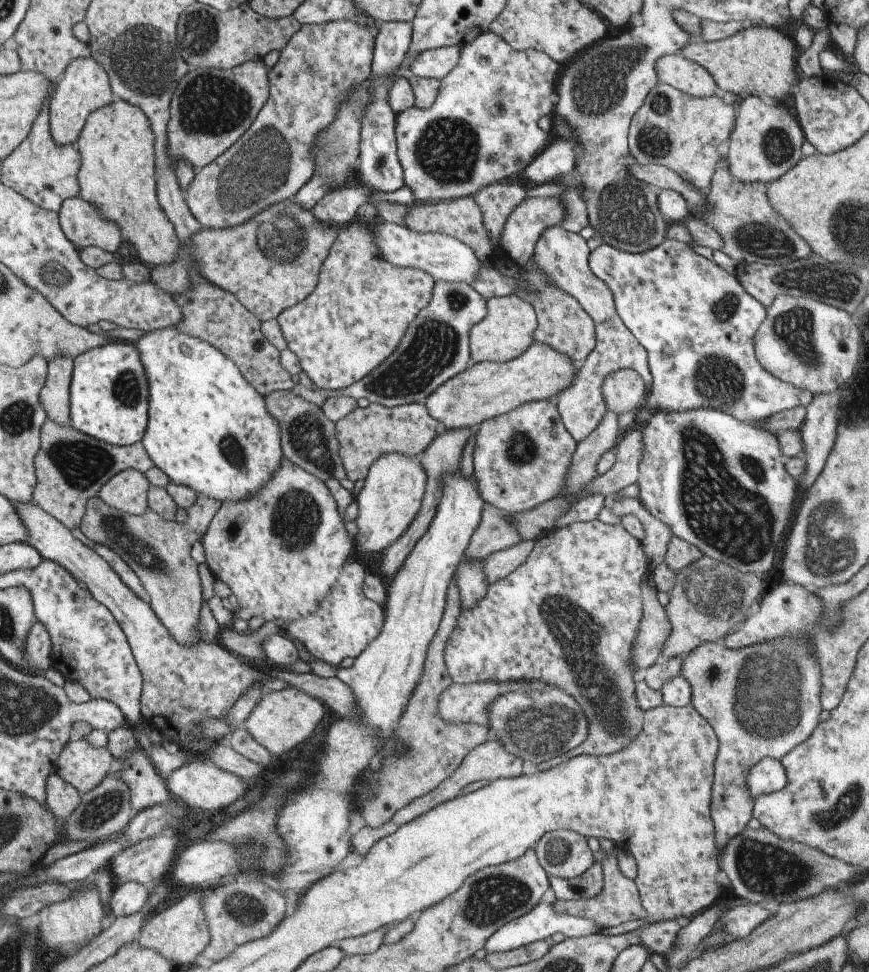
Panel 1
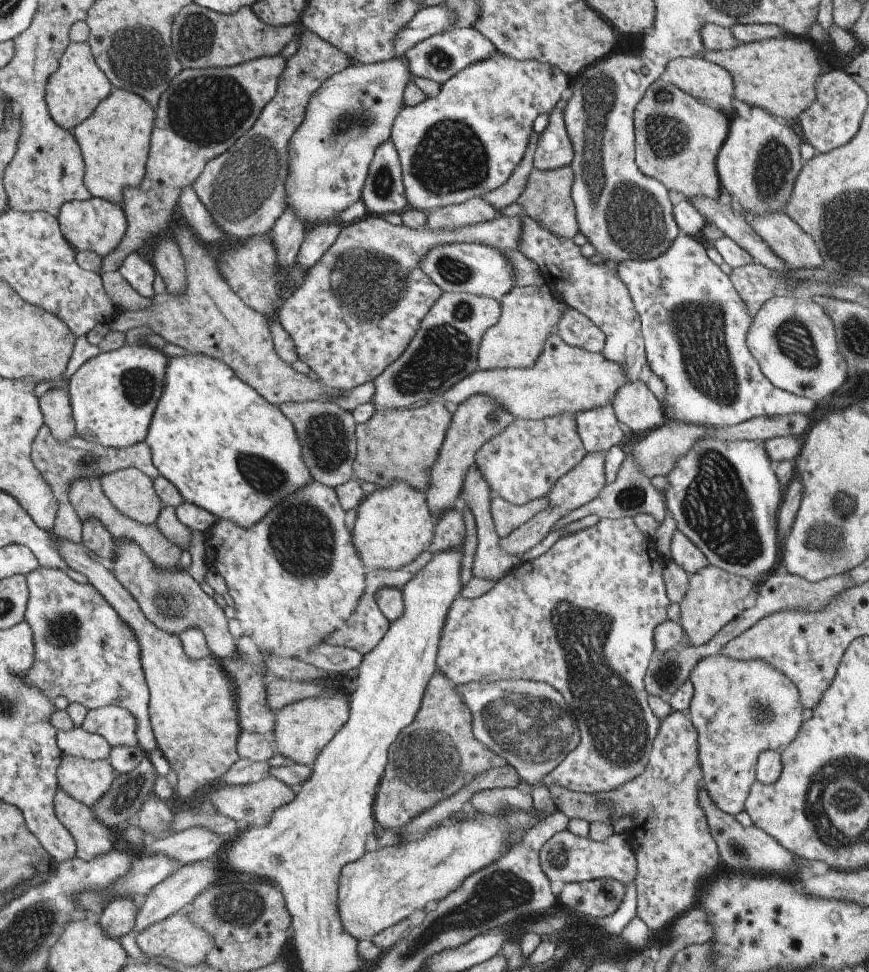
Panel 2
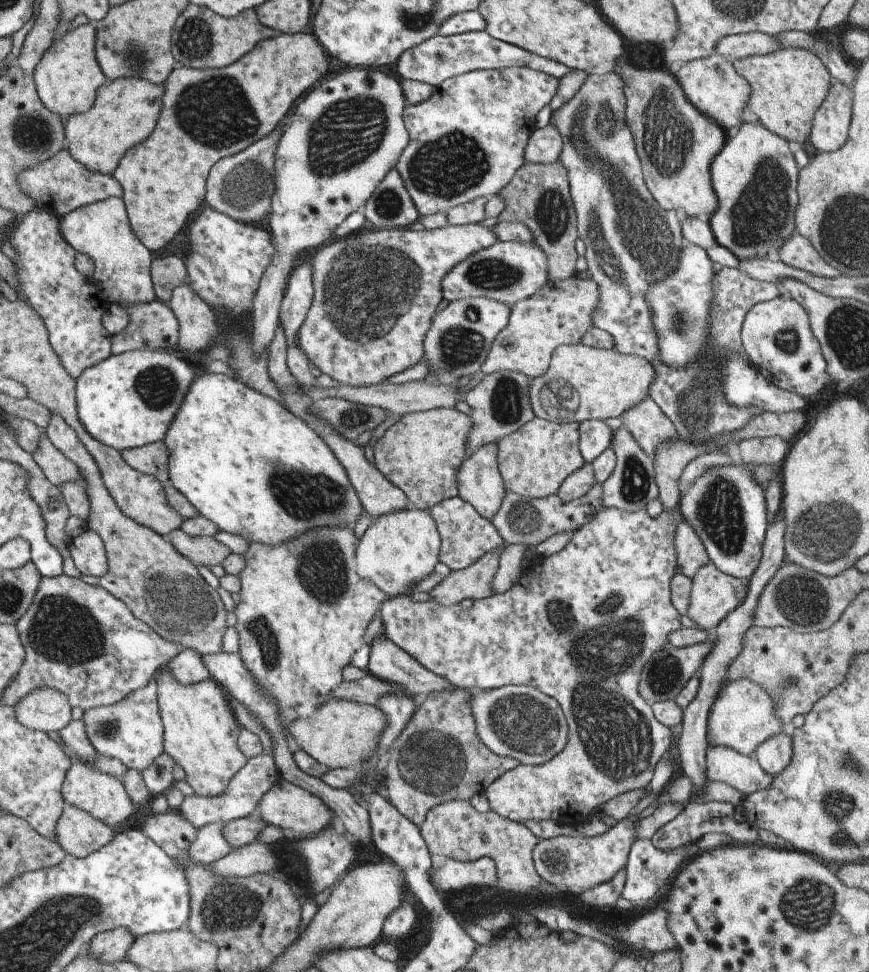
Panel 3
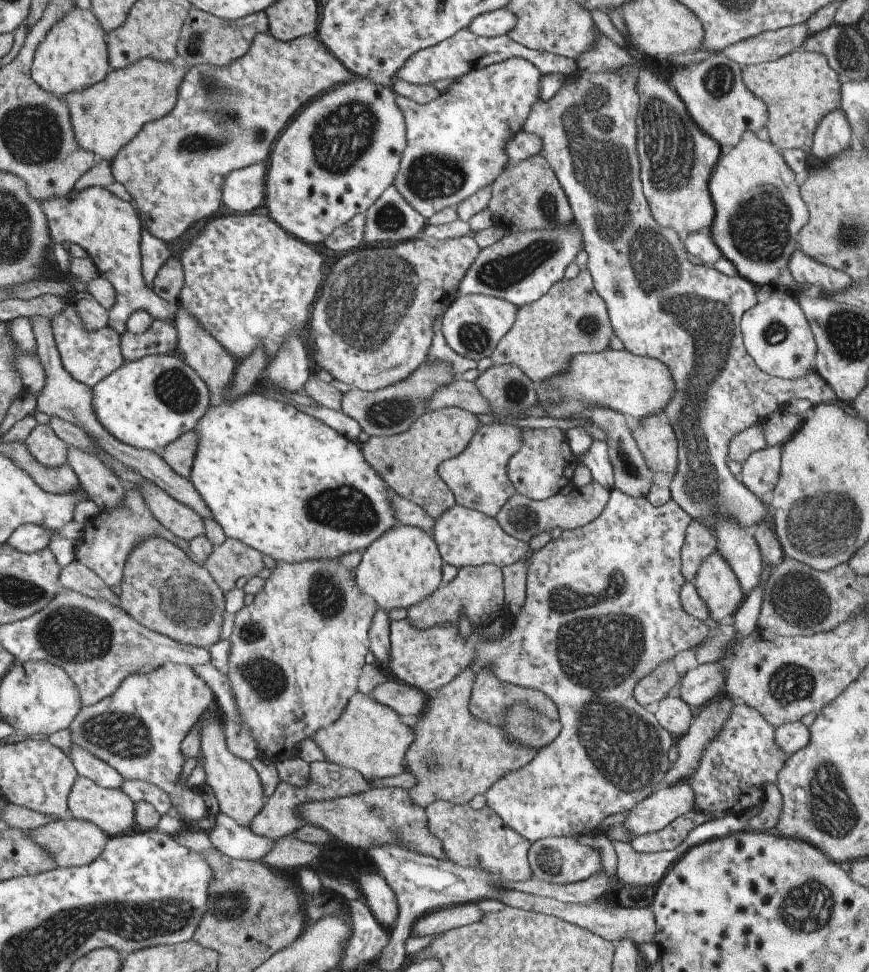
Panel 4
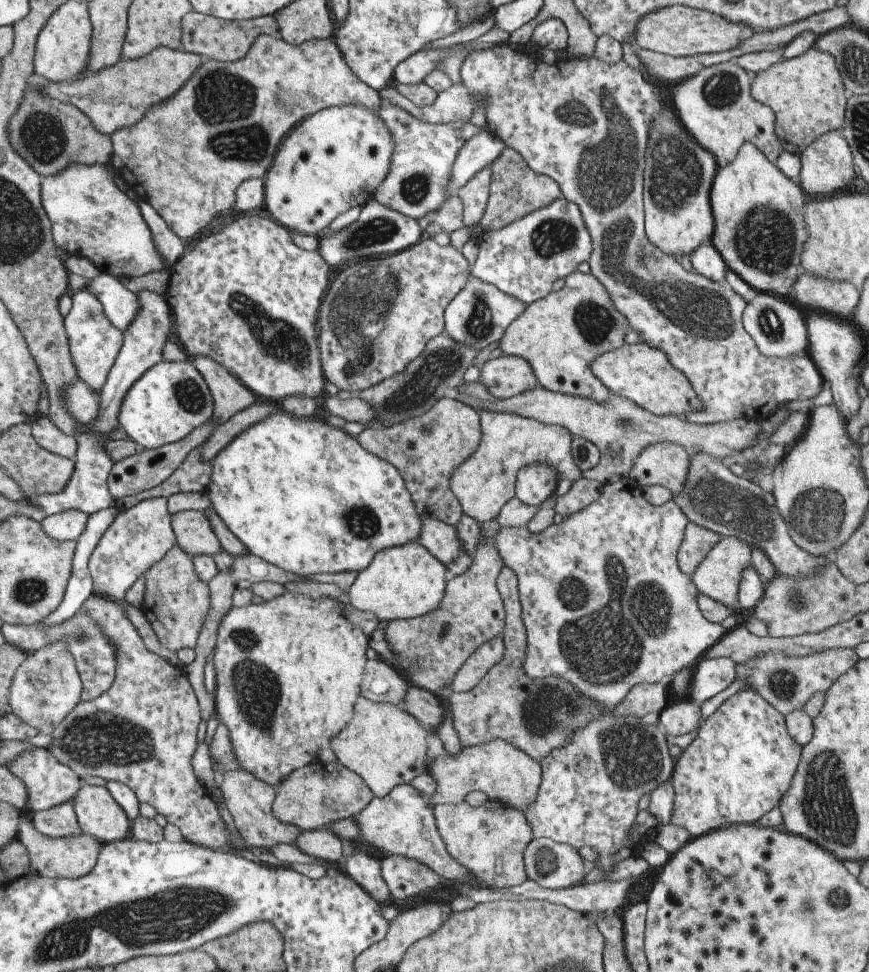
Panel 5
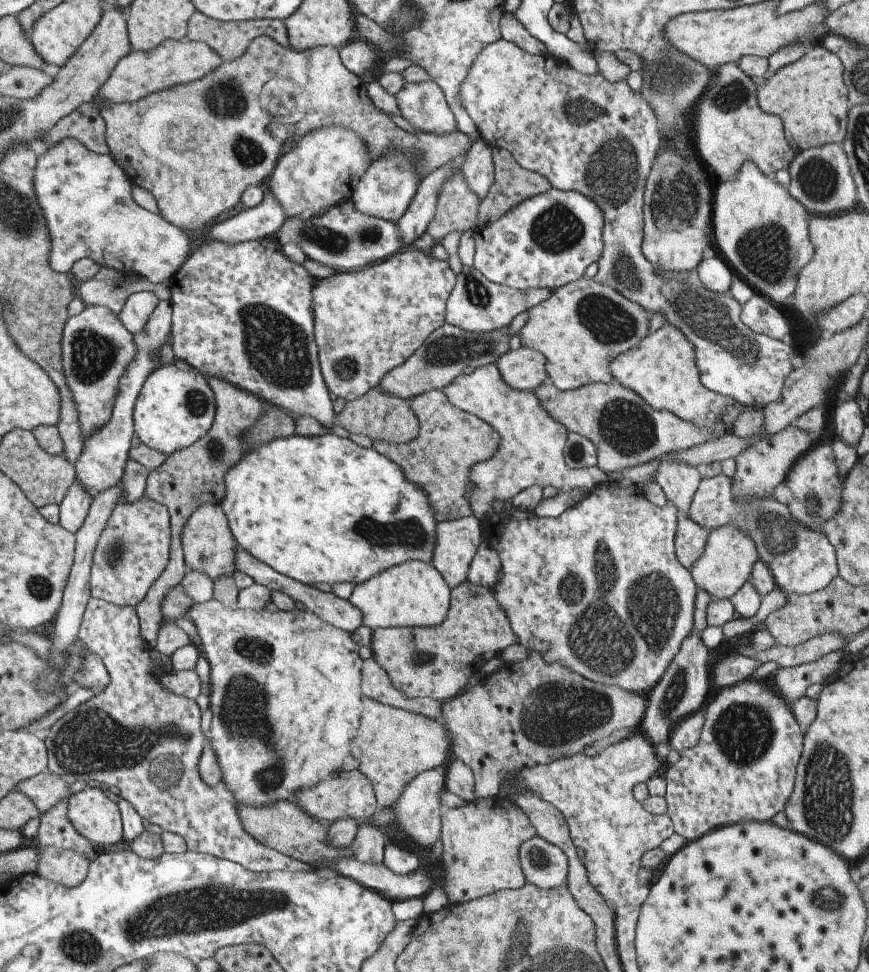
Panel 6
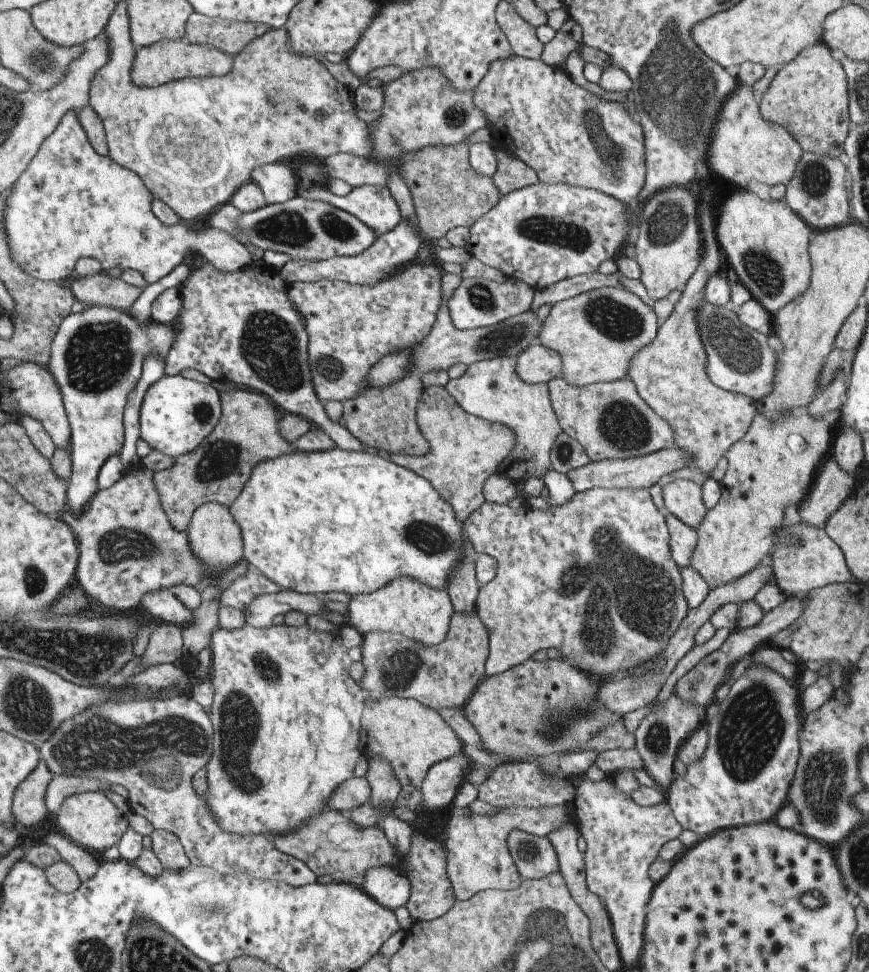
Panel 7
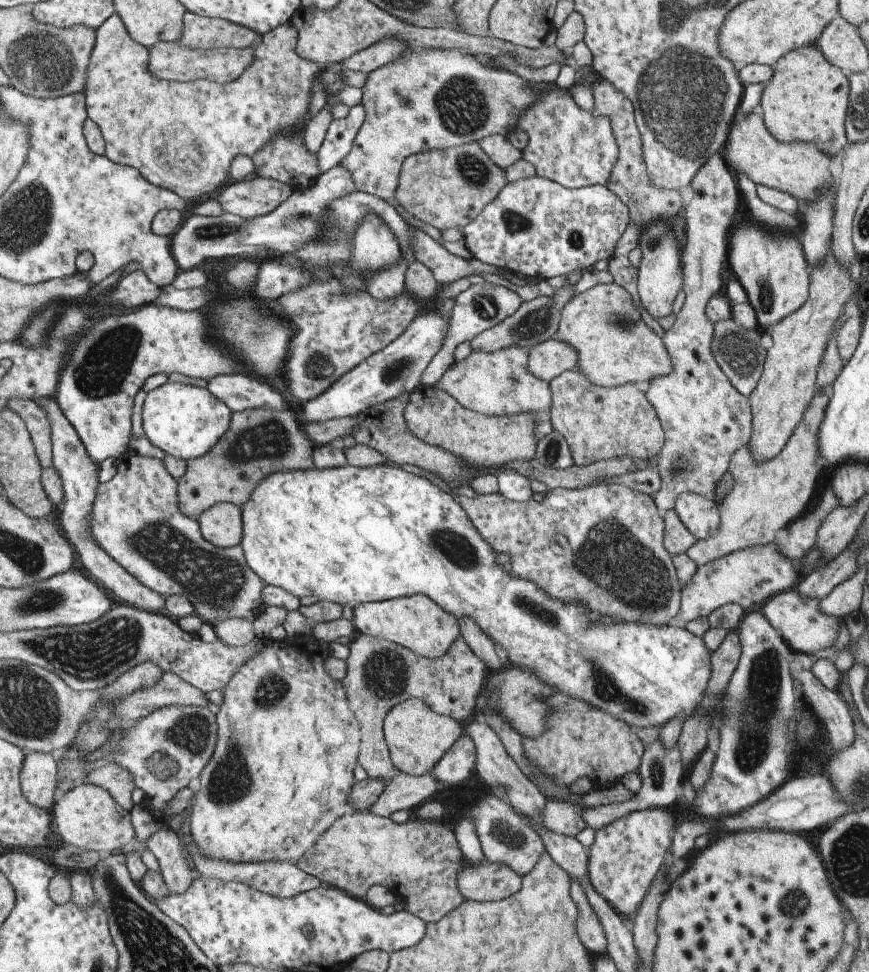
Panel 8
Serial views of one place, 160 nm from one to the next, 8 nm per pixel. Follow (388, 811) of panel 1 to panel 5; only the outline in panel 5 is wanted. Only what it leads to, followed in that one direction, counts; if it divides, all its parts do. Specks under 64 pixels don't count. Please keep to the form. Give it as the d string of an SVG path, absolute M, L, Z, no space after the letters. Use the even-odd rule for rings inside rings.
M495 637L483 643L471 653L471 656L459 667L455 673L449 690L454 693L464 693L471 690L481 677L502 658L504 644L502 637ZM501 739L461 747L457 756L437 756L434 760L427 760L426 772L437 782L435 794L427 797L433 806L447 802L455 804L463 800L468 792L481 791L487 798L499 801L502 805L525 809L534 802L540 783L540 763Z

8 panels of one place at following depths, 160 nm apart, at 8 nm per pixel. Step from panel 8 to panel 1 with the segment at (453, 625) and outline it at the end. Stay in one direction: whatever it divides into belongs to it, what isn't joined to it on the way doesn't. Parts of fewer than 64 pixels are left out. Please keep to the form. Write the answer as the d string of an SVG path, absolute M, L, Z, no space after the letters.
M387 453L375 459L368 468L361 491L353 497L358 513L355 517L357 533L354 548L359 554L383 552L397 540L419 510L426 476L419 457L406 457L400 453Z

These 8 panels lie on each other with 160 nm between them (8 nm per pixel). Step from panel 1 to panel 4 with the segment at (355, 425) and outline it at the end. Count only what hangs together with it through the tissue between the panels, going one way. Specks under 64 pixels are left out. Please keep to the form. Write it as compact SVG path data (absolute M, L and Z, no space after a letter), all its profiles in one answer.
M445 407L425 411L402 433L388 437L373 435L360 445L364 459L397 496L422 508L437 520L448 508L456 504L451 491L438 475L441 462L457 456L471 440L479 422L474 414L459 407Z

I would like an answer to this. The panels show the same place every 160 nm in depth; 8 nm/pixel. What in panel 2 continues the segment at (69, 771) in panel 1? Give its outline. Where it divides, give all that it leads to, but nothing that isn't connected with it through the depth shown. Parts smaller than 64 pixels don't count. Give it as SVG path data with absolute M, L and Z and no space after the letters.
M62 755L56 770L58 788L86 807L92 807L110 789L114 773L105 761Z

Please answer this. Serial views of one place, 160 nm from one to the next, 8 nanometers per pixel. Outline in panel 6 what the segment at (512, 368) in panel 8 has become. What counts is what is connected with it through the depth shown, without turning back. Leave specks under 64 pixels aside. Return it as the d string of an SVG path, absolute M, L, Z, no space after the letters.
M495 363L474 368L469 374L459 373L442 388L442 391L455 408L480 418L485 424L493 428L494 433L498 434L498 447L493 456L474 464L468 474L468 492L466 495L472 508L471 515L482 523L485 524L485 520L493 514L493 501L511 500L515 493L529 485L537 485L541 488L545 488L545 486L553 486L553 488L558 489L580 488L590 492L601 483L607 483L606 474L599 470L597 466L586 469L572 469L564 463L562 451L566 439L566 428L553 420L545 409L542 409L533 391L515 390L505 384Z

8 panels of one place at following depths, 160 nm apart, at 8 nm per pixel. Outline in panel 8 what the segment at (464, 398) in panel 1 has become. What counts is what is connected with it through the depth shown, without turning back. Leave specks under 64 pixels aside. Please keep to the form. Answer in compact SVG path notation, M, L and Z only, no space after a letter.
M722 152L706 159L705 164L702 164L693 175L689 186L693 190L693 196L681 212L685 223L683 230L685 242L680 250L681 291L684 294L684 301L673 325L664 332L661 339L671 359L672 369L665 376L651 379L647 391L644 392L646 399L657 413L664 436L661 450L654 458L656 462L654 468L659 474L660 487L651 495L661 518L674 508L679 495L695 493L709 497L714 492L720 478L727 475L731 455L748 441L752 421L748 398L739 394L739 391L730 385L713 358L710 347L713 325L704 313L707 301L719 290L721 284L721 266L723 266L721 262L727 258L728 236L740 213L740 191L733 172L729 170L722 157Z

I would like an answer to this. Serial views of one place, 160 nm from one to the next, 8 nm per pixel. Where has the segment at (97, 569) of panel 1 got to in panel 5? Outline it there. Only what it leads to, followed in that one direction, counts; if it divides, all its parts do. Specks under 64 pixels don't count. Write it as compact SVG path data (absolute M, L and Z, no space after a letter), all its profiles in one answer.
M243 769L220 772L218 775L219 788L223 797L223 802L234 820L239 838L247 846L259 846L266 848L275 845L291 845L296 842L296 838L301 831L293 825L282 823L277 820L272 813L275 788L257 780Z

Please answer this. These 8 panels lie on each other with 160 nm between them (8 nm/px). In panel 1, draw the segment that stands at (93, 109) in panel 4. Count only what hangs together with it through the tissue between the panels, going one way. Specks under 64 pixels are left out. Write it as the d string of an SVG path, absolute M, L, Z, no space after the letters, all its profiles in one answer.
M117 98L87 115L81 132L74 142L80 154L80 167L76 174L77 197L97 207L106 219L117 223L122 240L126 240L134 247L140 262L149 268L173 263L177 258L179 246L172 224L157 202L153 143L154 136L150 122L143 111L139 106Z

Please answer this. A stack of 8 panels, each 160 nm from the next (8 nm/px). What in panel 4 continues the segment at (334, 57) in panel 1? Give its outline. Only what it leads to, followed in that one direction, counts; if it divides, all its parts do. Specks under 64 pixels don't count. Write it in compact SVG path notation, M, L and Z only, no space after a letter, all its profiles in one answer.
M267 163L231 171L222 179L221 202L231 212L251 212L264 204Z

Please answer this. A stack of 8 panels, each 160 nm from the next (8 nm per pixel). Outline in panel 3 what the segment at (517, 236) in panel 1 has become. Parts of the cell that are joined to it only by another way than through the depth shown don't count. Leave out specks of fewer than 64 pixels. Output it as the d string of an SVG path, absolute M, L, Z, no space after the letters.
M479 224L448 225L436 230L413 232L402 228L369 227L354 235L331 240L317 249L311 260L312 298L303 324L297 330L296 345L311 367L343 385L382 384L389 376L418 364L423 358L423 340L431 316L442 300L441 278L457 264L497 241L493 228Z

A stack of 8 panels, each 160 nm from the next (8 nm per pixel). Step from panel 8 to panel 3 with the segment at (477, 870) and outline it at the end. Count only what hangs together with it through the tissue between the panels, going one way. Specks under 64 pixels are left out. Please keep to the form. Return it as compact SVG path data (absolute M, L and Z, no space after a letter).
M453 800L433 806L418 830L429 855L443 855L457 862L471 862L484 856L494 861L495 882L491 889L471 888L455 892L449 899L451 915L461 928L468 925L471 915L486 916L503 910L512 916L516 911L555 907L549 904L548 894L537 893L543 881L533 867L531 852L538 838L524 825L506 820L492 811L476 812L467 801Z

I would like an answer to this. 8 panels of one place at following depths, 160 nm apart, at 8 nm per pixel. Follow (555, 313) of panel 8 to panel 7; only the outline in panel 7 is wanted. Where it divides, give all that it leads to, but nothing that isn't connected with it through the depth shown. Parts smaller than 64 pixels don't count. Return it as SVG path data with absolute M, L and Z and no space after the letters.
M442 272L440 276L440 307L436 312L436 319L419 346L415 346L411 350L412 356L410 357L407 374L415 372L417 375L422 375L429 370L439 370L439 368L447 370L457 362L469 366L472 362L483 359L517 357L522 350L525 350L533 342L538 342L538 332L541 330L544 320L537 318L531 308L488 327L457 330L450 321L446 302L452 292L459 286L461 279L454 274Z

